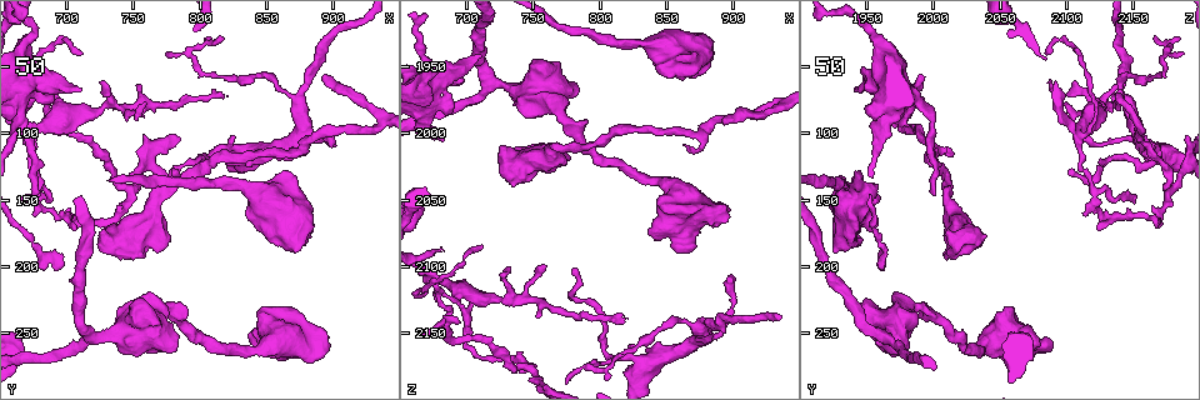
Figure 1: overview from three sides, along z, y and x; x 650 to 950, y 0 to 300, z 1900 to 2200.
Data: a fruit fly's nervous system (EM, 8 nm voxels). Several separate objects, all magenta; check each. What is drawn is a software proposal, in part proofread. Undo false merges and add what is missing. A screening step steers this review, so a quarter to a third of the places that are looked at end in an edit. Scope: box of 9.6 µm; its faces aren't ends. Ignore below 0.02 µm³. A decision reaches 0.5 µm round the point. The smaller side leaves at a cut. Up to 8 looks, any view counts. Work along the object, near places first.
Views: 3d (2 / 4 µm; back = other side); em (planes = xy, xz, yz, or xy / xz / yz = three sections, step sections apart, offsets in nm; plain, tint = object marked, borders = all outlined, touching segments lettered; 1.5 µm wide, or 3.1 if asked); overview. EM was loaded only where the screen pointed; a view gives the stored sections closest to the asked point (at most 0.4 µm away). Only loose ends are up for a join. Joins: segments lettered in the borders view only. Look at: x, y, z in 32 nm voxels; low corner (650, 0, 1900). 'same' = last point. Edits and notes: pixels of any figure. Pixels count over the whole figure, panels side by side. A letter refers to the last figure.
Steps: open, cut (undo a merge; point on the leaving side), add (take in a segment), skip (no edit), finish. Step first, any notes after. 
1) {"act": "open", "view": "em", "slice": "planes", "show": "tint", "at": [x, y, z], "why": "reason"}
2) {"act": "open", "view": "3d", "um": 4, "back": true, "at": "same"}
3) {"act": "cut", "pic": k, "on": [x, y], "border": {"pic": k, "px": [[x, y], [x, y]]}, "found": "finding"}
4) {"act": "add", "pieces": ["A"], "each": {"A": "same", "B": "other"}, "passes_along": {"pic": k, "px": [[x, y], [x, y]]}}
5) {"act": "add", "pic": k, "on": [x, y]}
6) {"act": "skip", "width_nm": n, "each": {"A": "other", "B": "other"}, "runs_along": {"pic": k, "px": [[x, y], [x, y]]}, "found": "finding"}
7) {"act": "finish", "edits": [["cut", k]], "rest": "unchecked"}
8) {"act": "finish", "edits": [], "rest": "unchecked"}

{"act": "open", "view": "em", "slice": "planes", "show": "tint", "at": [894, 56, 1990], "why": "free end"}

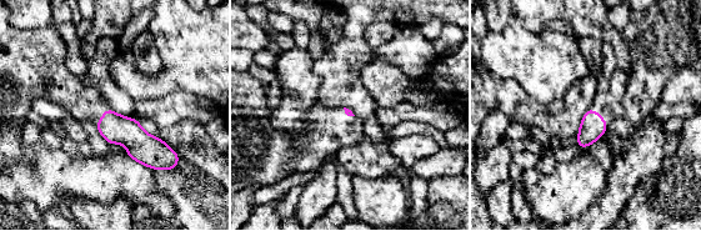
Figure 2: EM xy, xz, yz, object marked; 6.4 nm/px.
{"act": "open", "view": "em", "slice": "planes", "show": "borders", "at": "same", "why": "see the neighbours"}

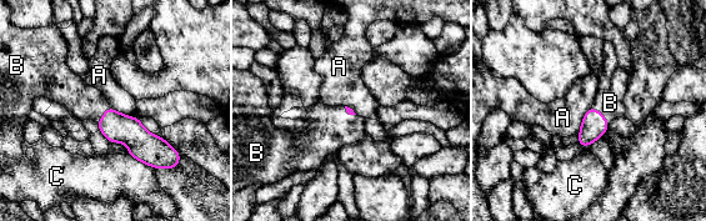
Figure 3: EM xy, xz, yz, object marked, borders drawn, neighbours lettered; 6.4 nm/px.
{"act": "add", "pieces": ["B"], "each": {"A": "other", "B": "same", "C": "other"}, "passes_along": {"pic": 3, "px": [[594, 125], [601, 114], [610, 103]]}, "found": "it goes on there"}

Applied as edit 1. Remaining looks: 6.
{"act": "open", "view": "overview", "why": "see it whole again"}

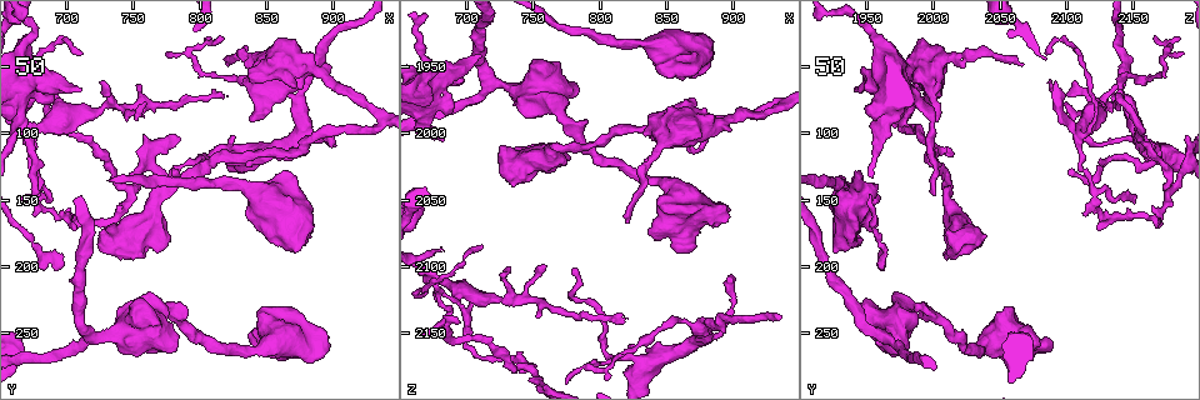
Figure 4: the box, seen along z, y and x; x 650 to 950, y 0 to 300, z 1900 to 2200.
{"act": "open", "view": "3d", "um": 4, "at": [710, 68, 1942], "why": "branch stops here"}

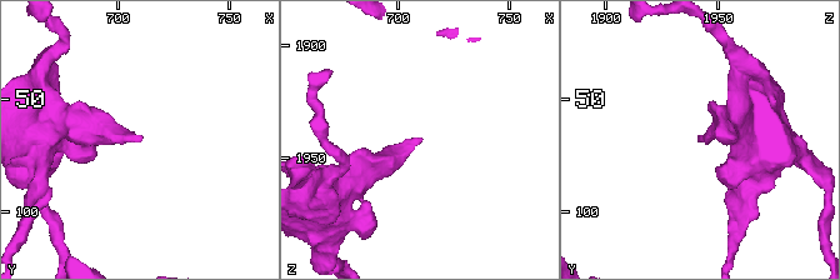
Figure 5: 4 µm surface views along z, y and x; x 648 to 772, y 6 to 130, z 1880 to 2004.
{"act": "open", "view": "em", "slice": "planes", "show": "plain", "at": [712, 68, 1941]}

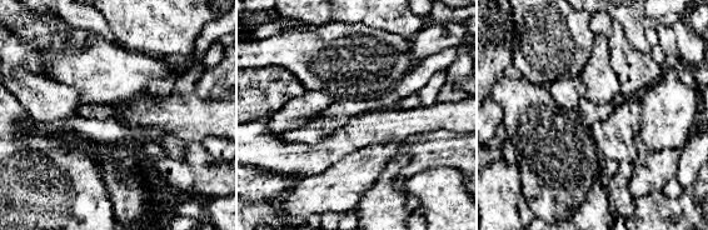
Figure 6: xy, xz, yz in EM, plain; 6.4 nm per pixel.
{"act": "open", "view": "em", "slice": "planes", "show": "borders", "at": "same"}

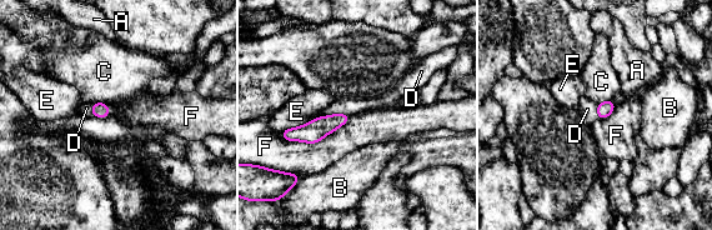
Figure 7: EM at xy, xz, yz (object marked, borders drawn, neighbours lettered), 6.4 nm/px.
{"act": "add", "pieces": ["D"], "each": {"A": "other", "B": "other", "C": "other", "D": "same", "E": "other", "F": "other"}, "passes_along": {"pic": 7, "px": [[314, 131], [337, 114], [350, 105]]}, "found": "it goes on there"}

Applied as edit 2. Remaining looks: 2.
{"act": "open", "view": "overview"}

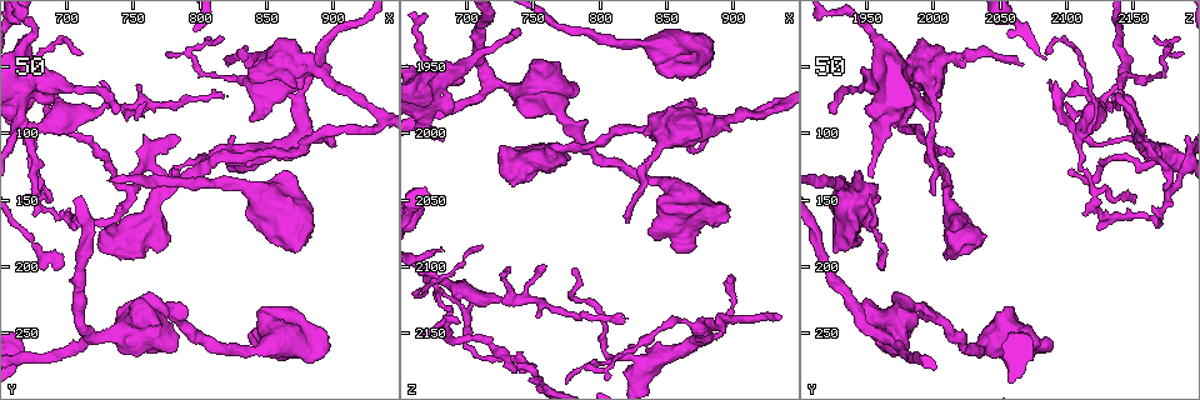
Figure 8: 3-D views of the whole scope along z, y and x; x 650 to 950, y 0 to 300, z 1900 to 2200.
{"act": "open", "view": "em", "slice": "planes", "show": "borders", "at": [726, 174, 2012], "why": "thick end"}

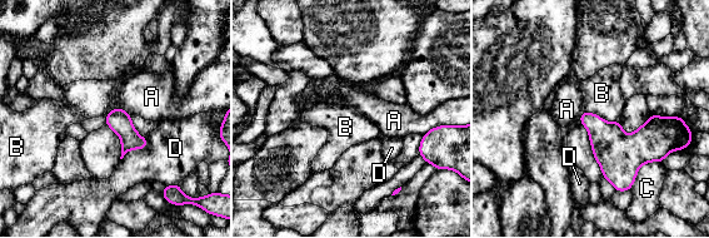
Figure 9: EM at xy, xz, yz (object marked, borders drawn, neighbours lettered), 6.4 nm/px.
{"act": "skip", "each": {"A": "other", "B": "other", "C": "other", "D": "other"}, "found": "none of them fits"}

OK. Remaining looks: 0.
{"act": "finish", "edits": [["add", 3], ["add", 7]], "rest": "unchecked"}

